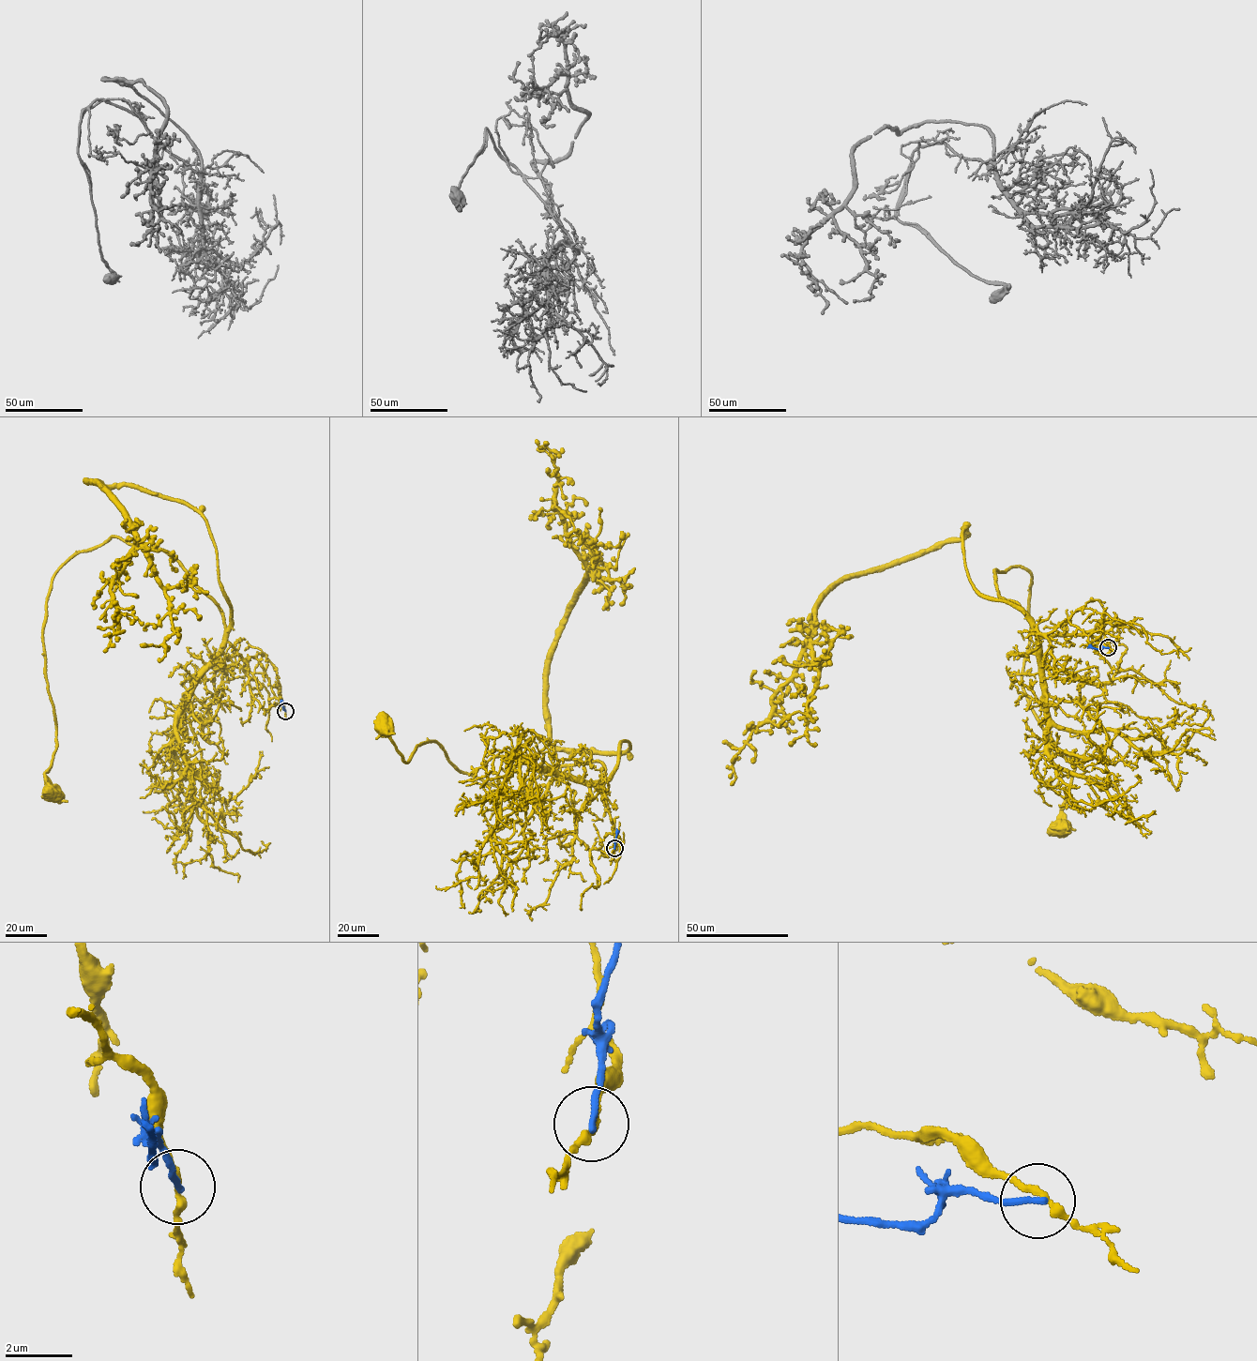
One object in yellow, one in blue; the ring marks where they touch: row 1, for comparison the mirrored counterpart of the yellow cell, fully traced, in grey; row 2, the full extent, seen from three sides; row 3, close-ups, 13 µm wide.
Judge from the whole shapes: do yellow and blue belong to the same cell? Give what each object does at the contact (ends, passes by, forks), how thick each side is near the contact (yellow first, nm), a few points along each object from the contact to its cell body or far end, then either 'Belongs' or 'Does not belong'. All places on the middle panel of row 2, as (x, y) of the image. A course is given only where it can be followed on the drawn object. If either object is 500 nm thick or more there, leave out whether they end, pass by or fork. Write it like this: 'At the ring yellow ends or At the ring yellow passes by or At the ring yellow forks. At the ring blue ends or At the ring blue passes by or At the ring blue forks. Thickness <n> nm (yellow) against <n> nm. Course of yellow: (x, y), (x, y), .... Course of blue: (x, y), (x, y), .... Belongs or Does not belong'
At the ring yellow passes by. At the ring blue ends. Thickness 200 nm (yellow) against 200 nm. Course of yellow: (614, 848), (599, 762), (544, 771), (511, 793), (463, 773), (433, 740), (405, 762), (385, 731). Course of blue: (614, 848), (616, 829). Does not belong

